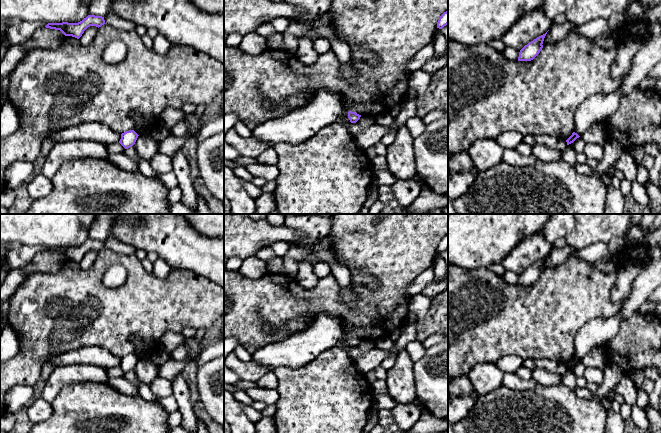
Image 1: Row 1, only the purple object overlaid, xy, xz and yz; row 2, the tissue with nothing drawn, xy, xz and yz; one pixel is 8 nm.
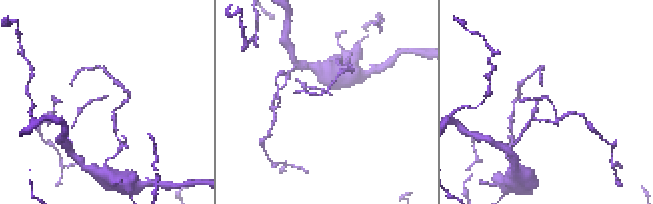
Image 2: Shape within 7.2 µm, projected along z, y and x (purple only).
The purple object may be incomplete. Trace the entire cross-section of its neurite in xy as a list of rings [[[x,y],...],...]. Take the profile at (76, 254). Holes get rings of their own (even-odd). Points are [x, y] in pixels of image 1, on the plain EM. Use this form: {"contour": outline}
{"contour": [[[88,239],[86,242],[78,247],[48,247],[45,251],[60,254],[65,260],[72,260],[79,263],[88,251],[96,250],[99,252],[104,248],[104,241]]]}

